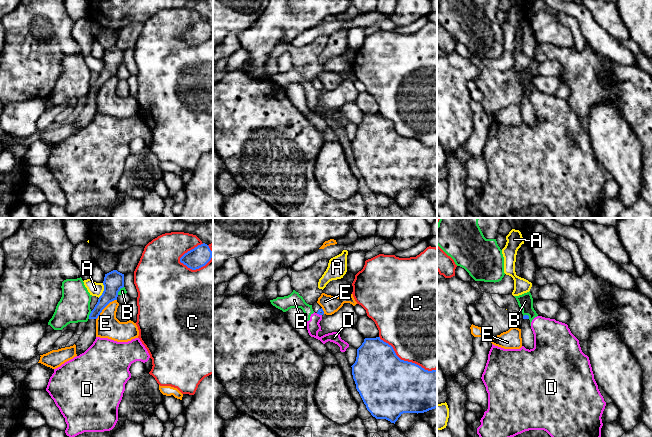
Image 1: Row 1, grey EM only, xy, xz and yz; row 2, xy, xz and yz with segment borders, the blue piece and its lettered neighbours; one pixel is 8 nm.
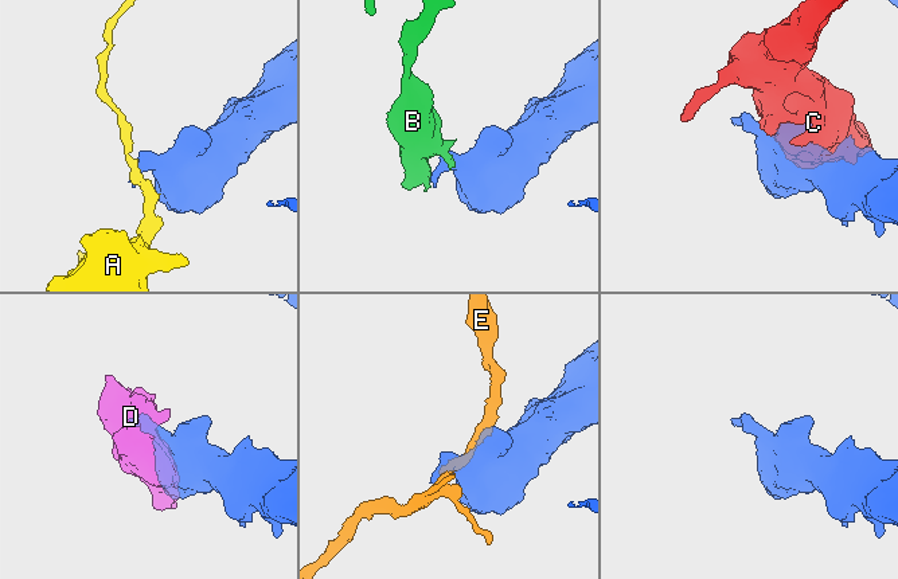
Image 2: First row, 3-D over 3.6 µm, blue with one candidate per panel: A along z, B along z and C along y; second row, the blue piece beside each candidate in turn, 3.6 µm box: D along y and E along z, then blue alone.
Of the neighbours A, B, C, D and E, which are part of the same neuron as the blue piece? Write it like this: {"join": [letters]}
{"join": []}

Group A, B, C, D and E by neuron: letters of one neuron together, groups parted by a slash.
A / B D / C / E

